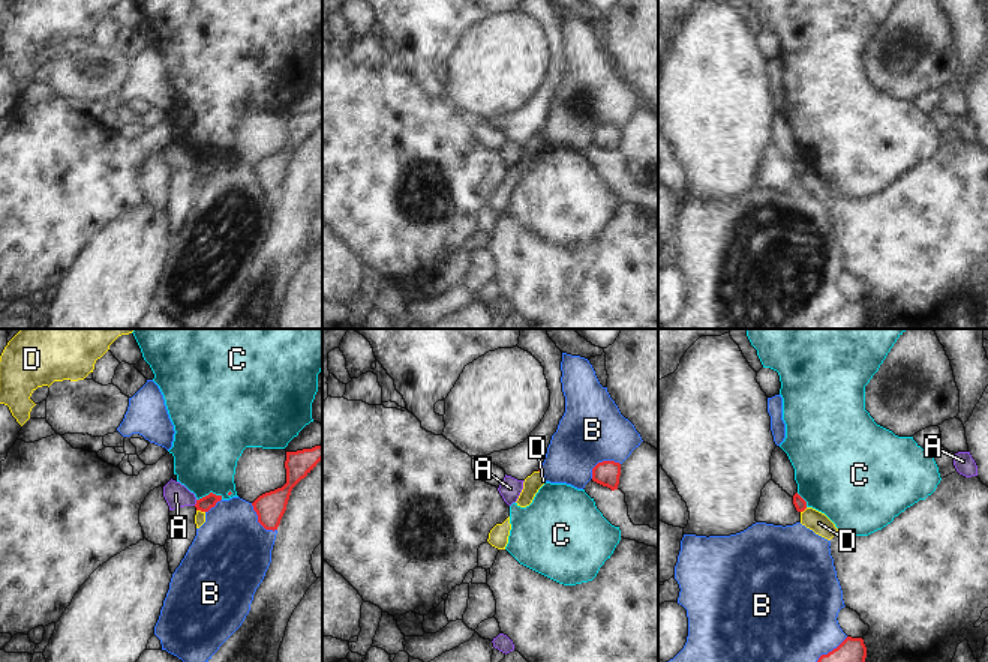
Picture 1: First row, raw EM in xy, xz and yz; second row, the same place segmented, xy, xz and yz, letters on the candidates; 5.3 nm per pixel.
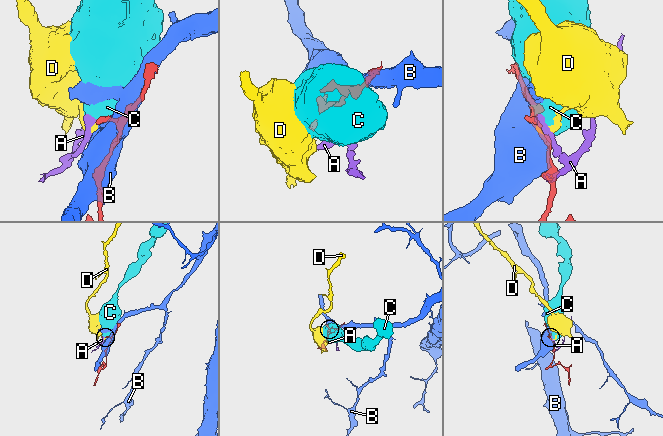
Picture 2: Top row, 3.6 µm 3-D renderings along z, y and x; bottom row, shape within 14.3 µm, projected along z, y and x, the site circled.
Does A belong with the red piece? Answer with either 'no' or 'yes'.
no

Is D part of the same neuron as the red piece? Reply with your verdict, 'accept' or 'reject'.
reject

